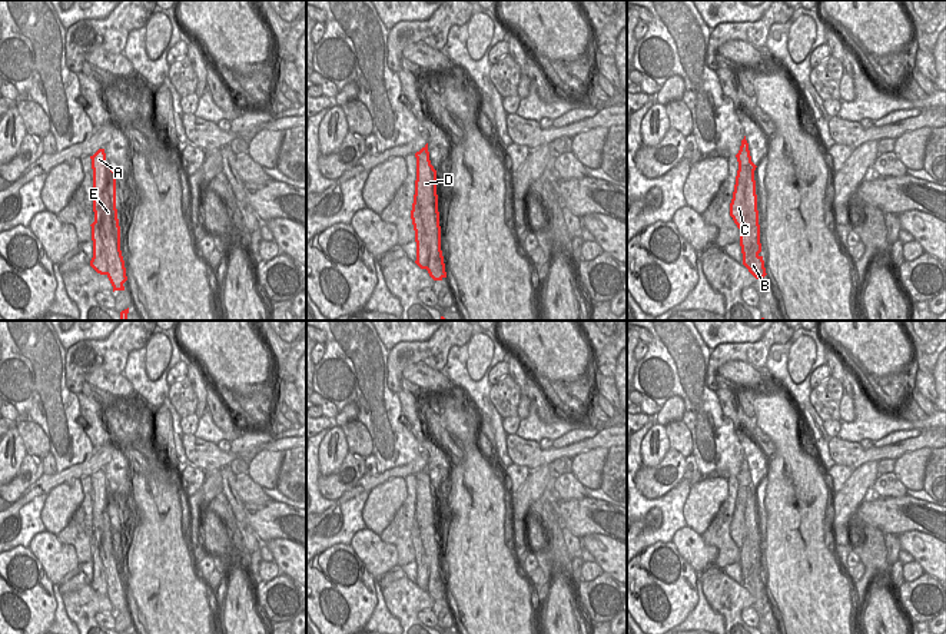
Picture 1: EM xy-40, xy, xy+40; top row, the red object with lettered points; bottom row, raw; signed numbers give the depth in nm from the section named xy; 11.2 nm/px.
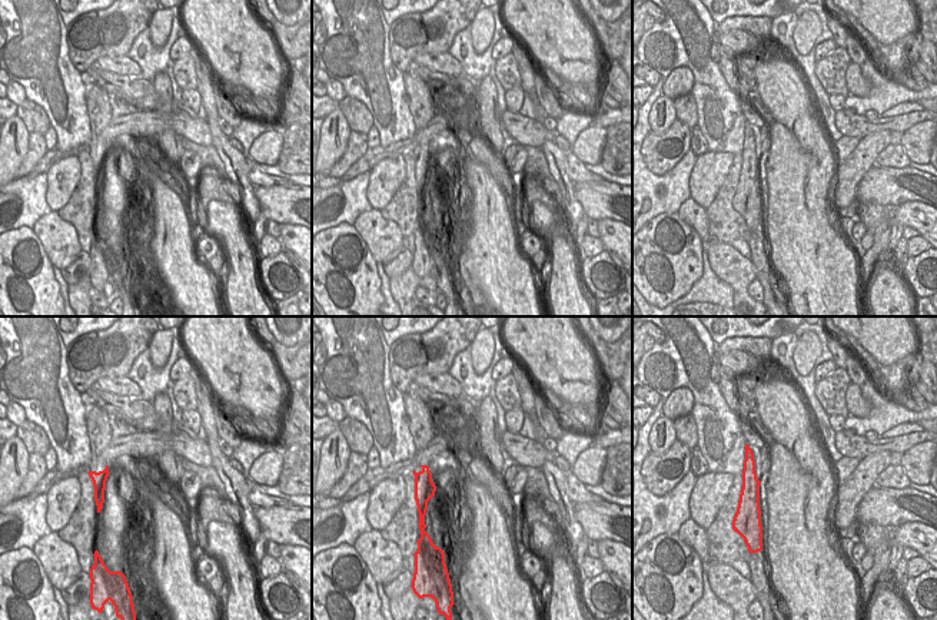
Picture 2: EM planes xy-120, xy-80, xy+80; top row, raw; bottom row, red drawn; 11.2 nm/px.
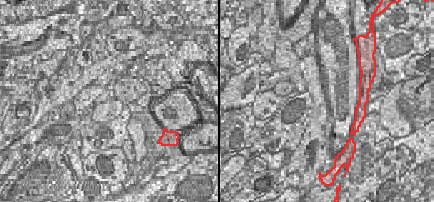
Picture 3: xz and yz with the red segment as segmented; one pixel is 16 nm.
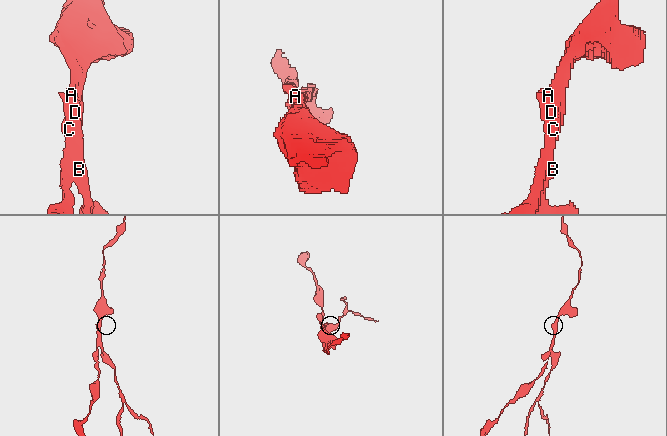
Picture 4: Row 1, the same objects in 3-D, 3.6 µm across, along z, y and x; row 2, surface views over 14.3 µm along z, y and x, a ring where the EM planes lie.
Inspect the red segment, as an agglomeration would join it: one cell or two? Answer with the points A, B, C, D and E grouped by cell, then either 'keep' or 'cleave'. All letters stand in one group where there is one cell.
groups A B D E / C; cleave

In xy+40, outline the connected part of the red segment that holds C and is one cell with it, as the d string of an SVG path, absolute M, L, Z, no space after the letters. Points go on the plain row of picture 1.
M747 489L737 491L736 505L733 512L733 520L730 524L730 537L733 538L734 544L740 550L740 567L743 580L754 572L754 565L760 564L760 560L754 560L753 547L747 544L744 535L747 534L746 525L746 508L747 508Z

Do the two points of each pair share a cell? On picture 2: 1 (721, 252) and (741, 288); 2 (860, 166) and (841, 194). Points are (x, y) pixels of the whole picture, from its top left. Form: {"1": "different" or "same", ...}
{"1": "same", "2": "same"}

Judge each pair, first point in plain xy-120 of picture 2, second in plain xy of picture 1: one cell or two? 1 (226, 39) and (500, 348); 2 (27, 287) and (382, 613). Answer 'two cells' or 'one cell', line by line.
1: two cells
2: two cells

